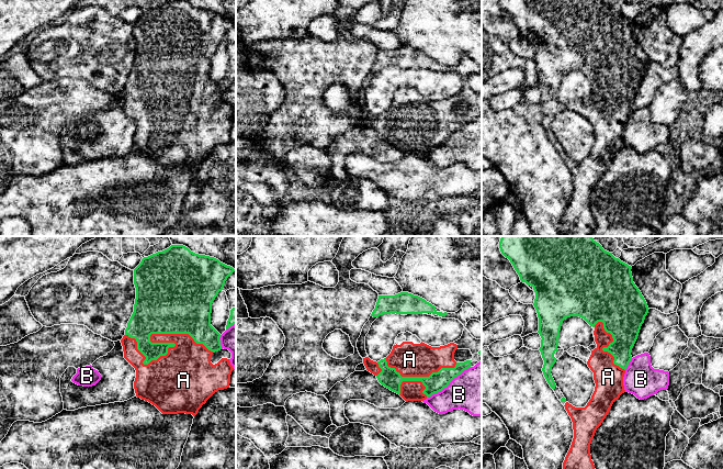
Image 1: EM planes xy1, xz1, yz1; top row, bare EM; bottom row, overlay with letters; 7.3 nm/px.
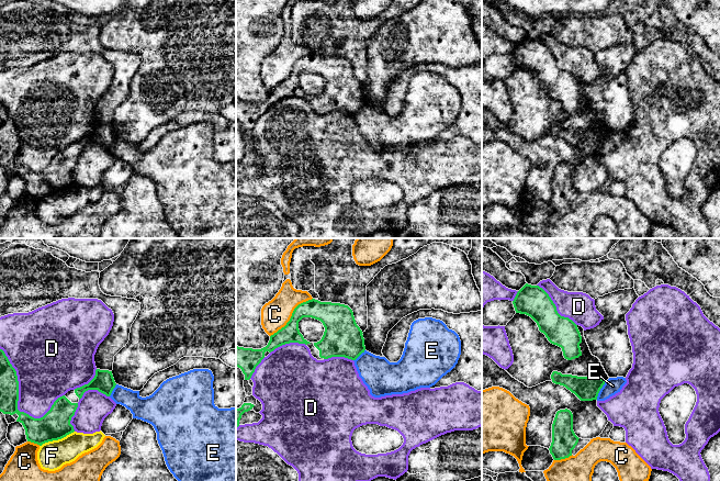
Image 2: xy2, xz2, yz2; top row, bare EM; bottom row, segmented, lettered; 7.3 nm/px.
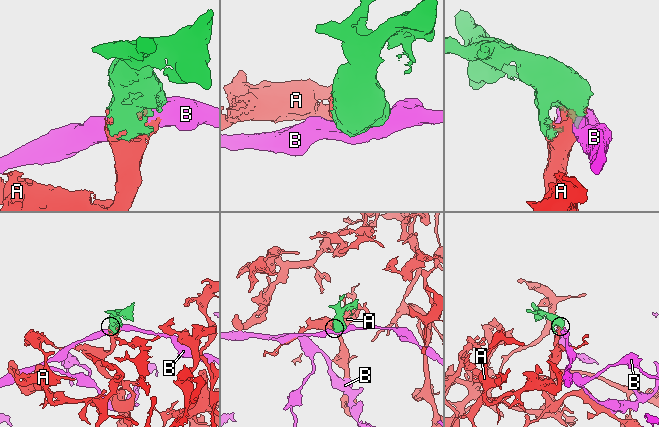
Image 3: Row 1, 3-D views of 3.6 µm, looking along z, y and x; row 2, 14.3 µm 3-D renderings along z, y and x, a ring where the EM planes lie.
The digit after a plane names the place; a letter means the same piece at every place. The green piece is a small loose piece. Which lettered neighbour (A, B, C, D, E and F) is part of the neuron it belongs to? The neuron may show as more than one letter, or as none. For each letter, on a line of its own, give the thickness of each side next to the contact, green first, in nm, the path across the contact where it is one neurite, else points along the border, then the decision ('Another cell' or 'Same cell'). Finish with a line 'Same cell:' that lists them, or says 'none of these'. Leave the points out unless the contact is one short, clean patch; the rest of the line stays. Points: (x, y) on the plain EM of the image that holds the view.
A: Thickness 360 nm (green) against 360 nm. Same cell
B: Thickness 140 nm (green) against 360 nm. Another cell
C: Thickness 160 nm (green) against 200 nm. Another cell
D: Thickness 140 nm (green) against 420 nm. Another cell
E: Thickness 180 nm (green) against 120 nm. Boundary: yz2 (606, 135), (596, 153). Another cell
F: Thickness 220 nm (green) against 220 nm. Boundary: xy2 (74, 185), (60, 192), (45, 196), (40, 200). Another cell
Same cell: A

